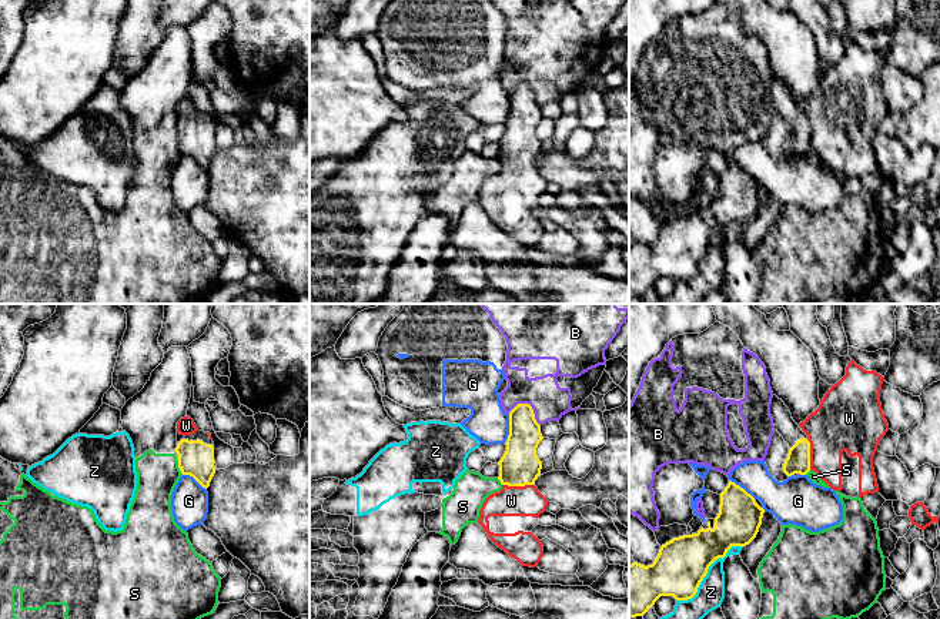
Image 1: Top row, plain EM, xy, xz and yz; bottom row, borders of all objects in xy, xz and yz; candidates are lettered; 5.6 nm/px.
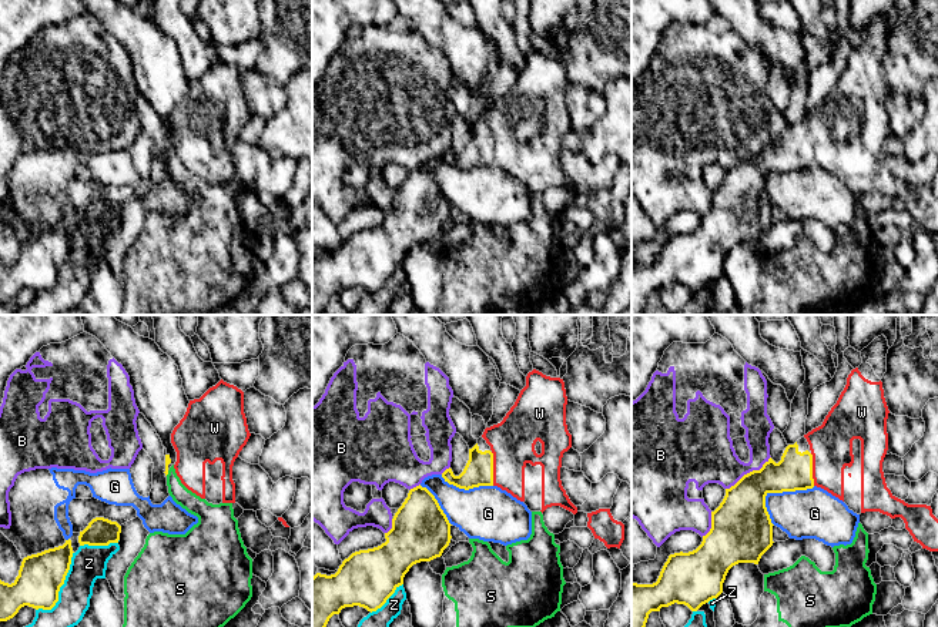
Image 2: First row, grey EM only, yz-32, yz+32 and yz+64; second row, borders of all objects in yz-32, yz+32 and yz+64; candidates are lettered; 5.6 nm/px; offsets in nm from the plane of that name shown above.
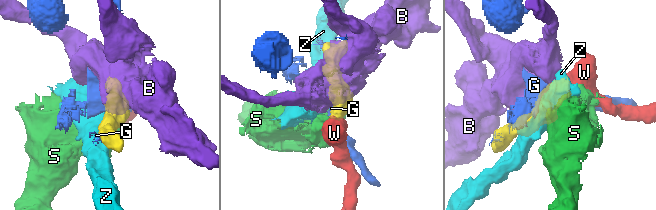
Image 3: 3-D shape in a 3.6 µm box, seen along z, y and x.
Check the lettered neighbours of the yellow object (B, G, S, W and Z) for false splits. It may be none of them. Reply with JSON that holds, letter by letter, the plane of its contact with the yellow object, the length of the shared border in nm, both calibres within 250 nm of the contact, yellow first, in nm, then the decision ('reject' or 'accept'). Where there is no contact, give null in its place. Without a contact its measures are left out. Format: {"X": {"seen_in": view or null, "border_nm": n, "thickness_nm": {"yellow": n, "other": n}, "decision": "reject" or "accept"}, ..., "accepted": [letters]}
{"B": {"seen_in": "xz", "border_nm": 200, "thickness_nm": {"yellow": 180, "other": 200}, "decision": "reject"}, "G": {"seen_in": "xz", "border_nm": 170, "thickness_nm": {"yellow": 220, "other": 220}, "decision": "reject"}, "S": {"seen_in": "xy", "border_nm": 80, "thickness_nm": {"yellow": 200, "other": 240}, "decision": "reject"}, "W": {"seen_in": "xz", "border_nm": 180, "thickness_nm": {"yellow": 220, "other": 180}, "decision": "accept"}, "Z": {"seen_in": "yz", "border_nm": 480, "thickness_nm": {"yellow": 300, "other": 160}, "decision": "reject"}, "accepted": ["W"]}

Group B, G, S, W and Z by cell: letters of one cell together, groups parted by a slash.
B / G / S / W / Z

